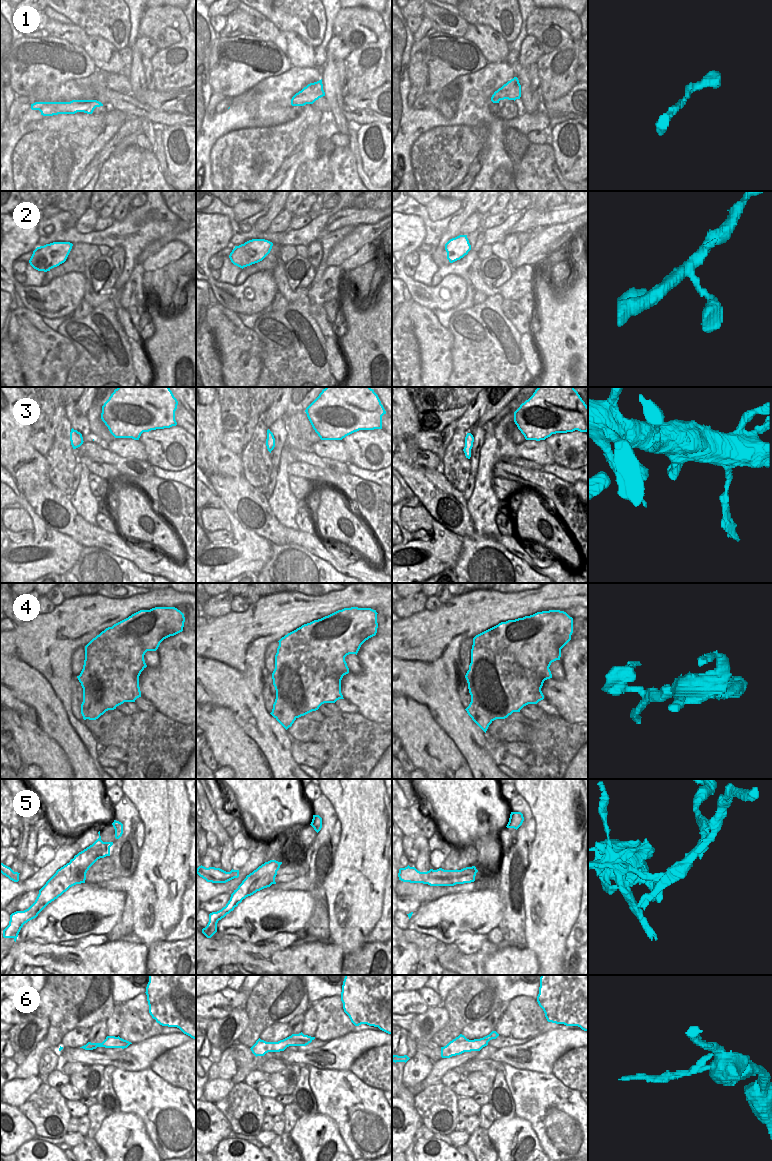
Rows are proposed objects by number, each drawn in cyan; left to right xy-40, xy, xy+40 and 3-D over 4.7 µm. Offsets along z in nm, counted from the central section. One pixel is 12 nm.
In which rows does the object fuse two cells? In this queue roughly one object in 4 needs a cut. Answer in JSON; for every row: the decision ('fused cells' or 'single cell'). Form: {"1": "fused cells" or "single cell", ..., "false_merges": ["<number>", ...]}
{"1": "single cell", "2": "single cell", "3": "single cell", "4": "fused cells", "5": "fused cells", "6": "single cell", "false_merges": ["4", "5"]}

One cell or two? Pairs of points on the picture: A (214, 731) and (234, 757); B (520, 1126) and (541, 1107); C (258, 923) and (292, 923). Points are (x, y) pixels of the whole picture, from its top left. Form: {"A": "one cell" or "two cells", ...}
{"A": "one cell", "B": "two cells", "C": "one cell"}

